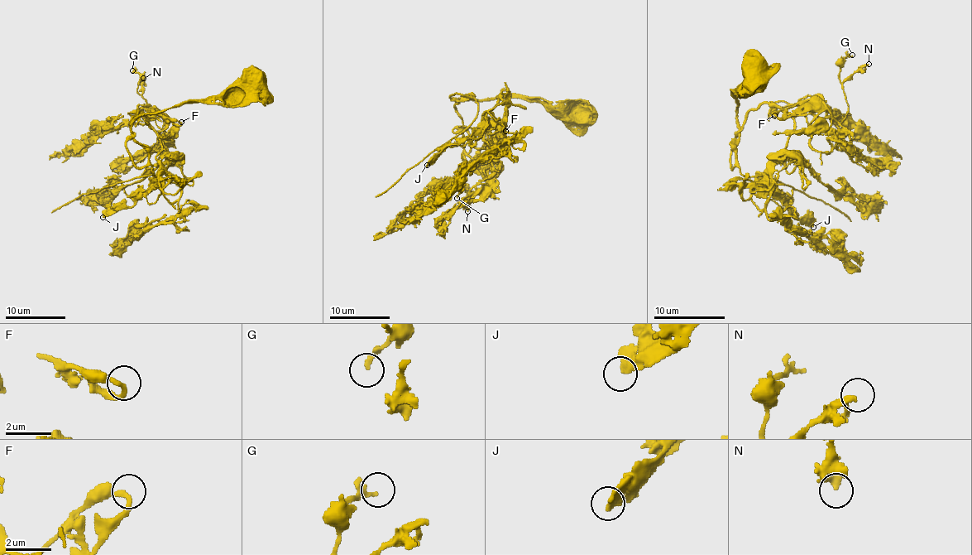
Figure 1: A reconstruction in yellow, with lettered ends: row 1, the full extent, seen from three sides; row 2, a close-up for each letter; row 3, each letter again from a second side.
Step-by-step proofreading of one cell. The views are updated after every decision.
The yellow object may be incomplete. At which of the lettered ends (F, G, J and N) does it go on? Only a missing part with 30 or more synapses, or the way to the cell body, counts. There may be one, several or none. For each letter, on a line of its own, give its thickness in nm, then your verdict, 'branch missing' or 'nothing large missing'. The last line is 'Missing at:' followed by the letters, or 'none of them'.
F: 220 nm | nothing large missing
G: 150 nm | nothing large missing
J: 360 nm | branch missing
N: 320 nm | nothing large missing
Missing at: J

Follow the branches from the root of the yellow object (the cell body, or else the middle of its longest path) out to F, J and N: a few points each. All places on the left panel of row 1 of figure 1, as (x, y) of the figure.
F: (251, 84), (199, 102), (143, 113), (131, 131), (131, 120), (139, 111), (145, 118), (156, 113), (181, 122)
J: (251, 84), (143, 113), (131, 131), (139, 111), (160, 140), (160, 169), (146, 190), (136, 190), (102, 217)
N: (251, 84), (143, 113), (131, 131), (139, 111), (145, 118), (160, 116), (163, 126), (141, 94), (143, 78)

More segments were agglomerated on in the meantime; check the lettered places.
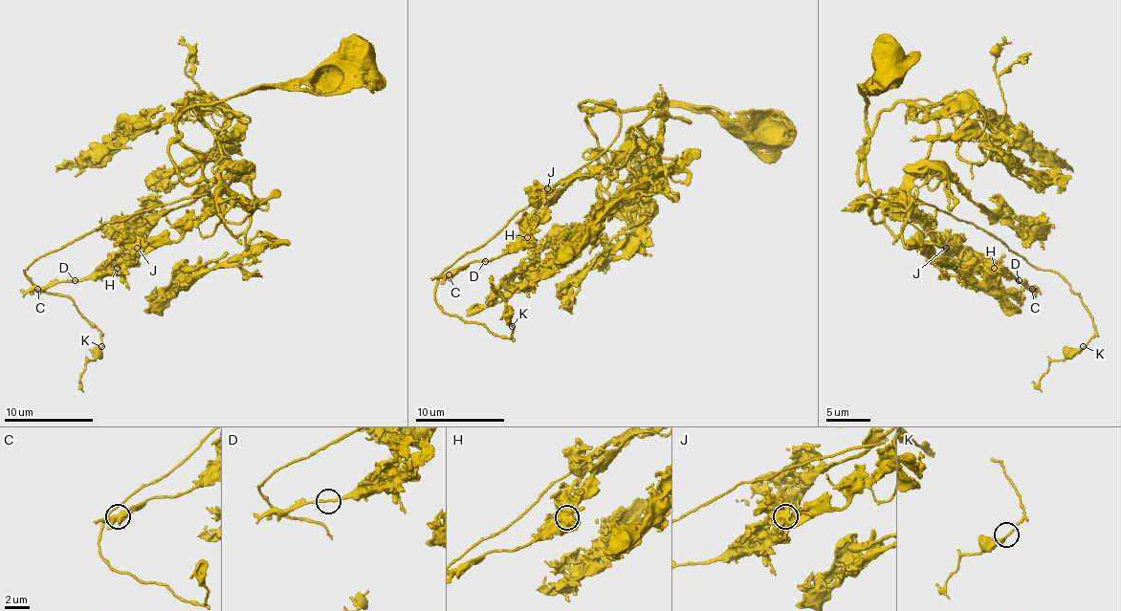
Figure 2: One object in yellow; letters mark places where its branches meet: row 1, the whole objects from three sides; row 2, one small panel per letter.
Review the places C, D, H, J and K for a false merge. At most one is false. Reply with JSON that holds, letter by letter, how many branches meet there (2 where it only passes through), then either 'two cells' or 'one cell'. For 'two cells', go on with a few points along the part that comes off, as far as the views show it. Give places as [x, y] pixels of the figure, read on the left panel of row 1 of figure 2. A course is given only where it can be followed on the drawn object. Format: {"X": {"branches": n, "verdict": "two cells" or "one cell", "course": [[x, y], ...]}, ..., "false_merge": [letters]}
{"C": {"branches": 3, "verdict": "one cell"}, "D": {"branches": 2, "verdict": "one cell"}, "H": {"branches": 3, "verdict": "one cell"}, "J": {"branches": 4, "verdict": "one cell"}, "K": {"branches": 2, "verdict": "one cell"}, "false_merge": []}

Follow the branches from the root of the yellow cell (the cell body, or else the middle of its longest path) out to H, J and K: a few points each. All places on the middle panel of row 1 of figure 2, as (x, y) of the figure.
H: (762, 139), (687, 107), (589, 109), (609, 171), (618, 181), (631, 171), (629, 147), (578, 176), (527, 236)
J: (762, 139), (745, 141), (687, 107), (589, 109), (609, 171), (618, 181), (631, 171), (629, 147), (547, 189)
K: (762, 139), (687, 107), (589, 109), (611, 107), (618, 136), (438, 280), (445, 312), (507, 338), (512, 325)

